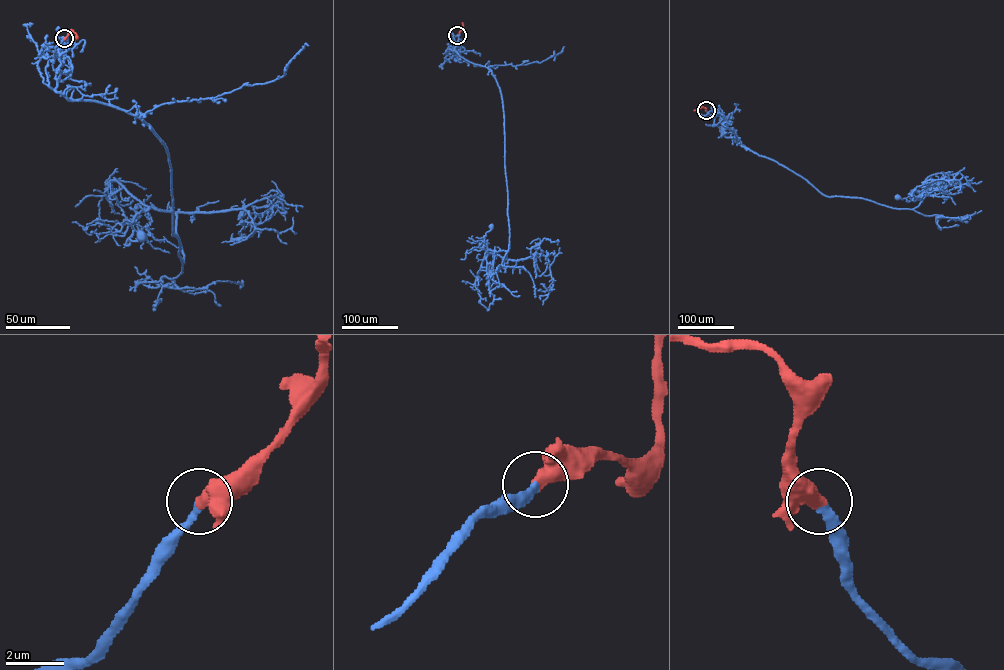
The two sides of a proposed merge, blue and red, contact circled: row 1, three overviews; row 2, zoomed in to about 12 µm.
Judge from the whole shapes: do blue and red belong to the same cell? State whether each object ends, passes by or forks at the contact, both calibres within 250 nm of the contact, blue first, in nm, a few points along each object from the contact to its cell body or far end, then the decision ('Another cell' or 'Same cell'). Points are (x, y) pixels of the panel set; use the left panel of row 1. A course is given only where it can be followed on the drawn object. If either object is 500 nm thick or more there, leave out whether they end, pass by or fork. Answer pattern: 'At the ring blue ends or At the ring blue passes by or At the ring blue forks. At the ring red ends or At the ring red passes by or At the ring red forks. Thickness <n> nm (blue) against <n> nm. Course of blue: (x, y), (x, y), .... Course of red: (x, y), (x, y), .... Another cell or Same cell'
Thickness 280 nm (blue) against 500 nm. Course of blue: (64, 38), (56, 90), (127, 110), (166, 147), (183, 262), (173, 212), (137, 214), (124, 244), (141, 235). Course of red: (64, 38), (72, 30), (76, 37). Same cell

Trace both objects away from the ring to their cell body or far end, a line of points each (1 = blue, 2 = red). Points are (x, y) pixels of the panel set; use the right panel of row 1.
1: (706, 110), (725, 136), (826, 196), (913, 209), (929, 187), (909, 201), (897, 197)
2: (706, 110), (702, 107), (694, 110)

